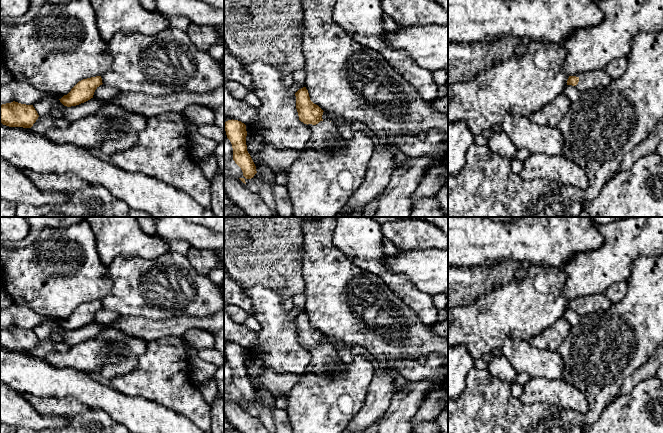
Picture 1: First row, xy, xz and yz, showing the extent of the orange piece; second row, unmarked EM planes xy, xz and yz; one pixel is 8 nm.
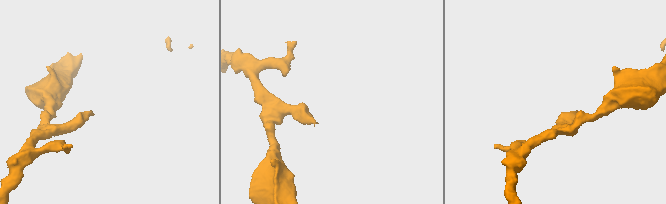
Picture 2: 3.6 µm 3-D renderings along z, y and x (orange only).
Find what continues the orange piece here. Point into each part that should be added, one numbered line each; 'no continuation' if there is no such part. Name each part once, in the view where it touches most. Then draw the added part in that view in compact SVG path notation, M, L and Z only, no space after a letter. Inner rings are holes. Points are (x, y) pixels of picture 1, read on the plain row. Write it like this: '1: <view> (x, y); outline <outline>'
1: xz (319, 362); outline M329 344L320 345L316 349L308 348L312 358L306 372L313 372L324 376L344 376L346 372L339 366L328 368L328 360L338 357L337 350Z

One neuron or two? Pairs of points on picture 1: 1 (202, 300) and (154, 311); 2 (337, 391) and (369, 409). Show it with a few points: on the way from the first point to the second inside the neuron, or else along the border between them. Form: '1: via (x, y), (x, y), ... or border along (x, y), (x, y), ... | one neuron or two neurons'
1: via (190, 300), (169, 300), (166, 303) | one neuron
2: border along (370, 383), (368, 393), (361, 408), (348, 422) | two neurons

